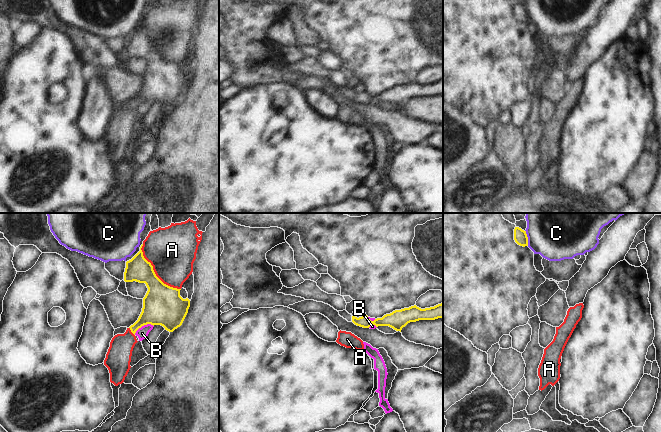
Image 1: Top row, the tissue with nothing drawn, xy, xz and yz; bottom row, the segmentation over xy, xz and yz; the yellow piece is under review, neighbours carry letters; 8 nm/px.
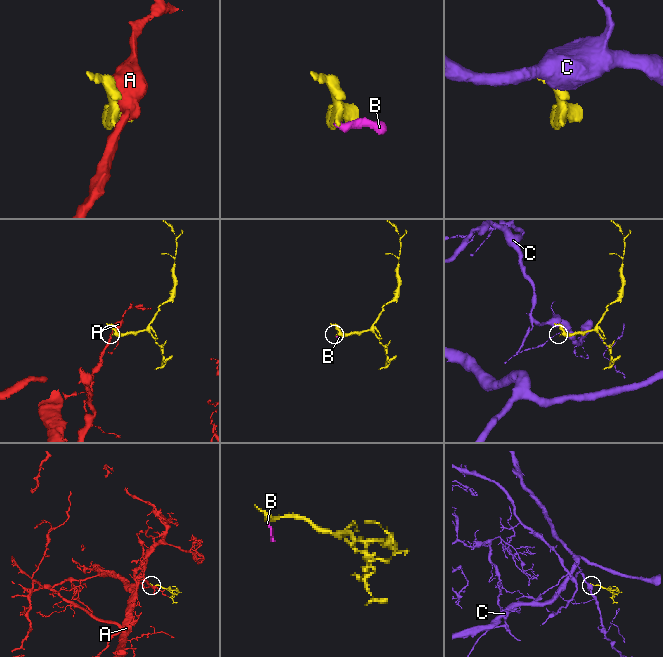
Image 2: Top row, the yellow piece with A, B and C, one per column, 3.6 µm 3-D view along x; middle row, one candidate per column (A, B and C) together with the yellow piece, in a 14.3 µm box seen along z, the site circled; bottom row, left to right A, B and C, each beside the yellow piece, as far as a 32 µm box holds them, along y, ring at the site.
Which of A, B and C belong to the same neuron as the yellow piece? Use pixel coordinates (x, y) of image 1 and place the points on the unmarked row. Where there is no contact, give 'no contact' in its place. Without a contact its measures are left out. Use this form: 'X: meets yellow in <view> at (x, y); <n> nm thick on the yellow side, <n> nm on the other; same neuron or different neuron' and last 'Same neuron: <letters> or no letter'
A: meets yellow in xy at (154, 48); 280 nm thick on the yellow side, 380 nm on the other; different neuron
B: meets yellow in xy at (143, 101); 320 nm thick on the yellow side, 90 nm on the other; different neuron
C: meets yellow in yz at (527, 14); 110 nm thick on the yellow side, 300 nm on the other; different neuron
Same neuron: no letter

